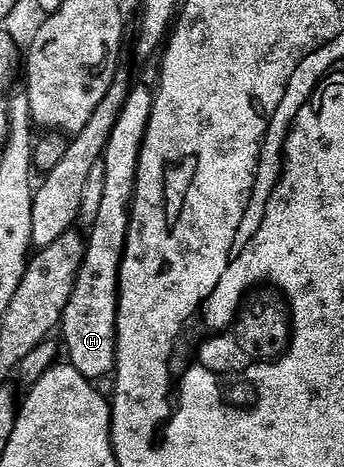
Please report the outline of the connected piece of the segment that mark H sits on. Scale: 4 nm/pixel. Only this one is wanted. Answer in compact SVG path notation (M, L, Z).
M131 83L130 92L124 98L124 106L120 106L120 114L112 125L112 134L108 134L108 142L100 159L102 193L98 196L94 225L90 228L90 237L87 235L84 240L82 261L72 286L72 294L68 294L68 302L64 302L60 344L65 359L91 382L98 382L101 376L109 377L114 371L118 271L128 234L130 202L134 199L134 177L138 175L140 146L148 118L152 114L154 94L155 89L151 85L149 88L146 84Z

